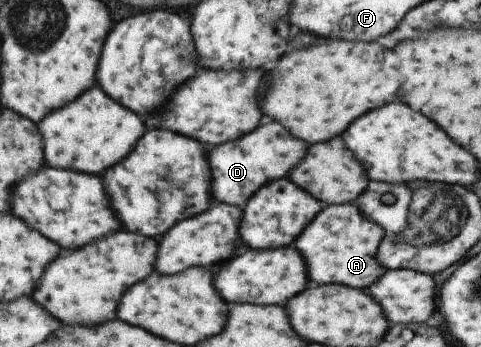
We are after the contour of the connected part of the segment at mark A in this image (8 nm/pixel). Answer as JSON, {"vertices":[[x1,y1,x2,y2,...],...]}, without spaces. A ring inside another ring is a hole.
{"vertices":[[356,203,329,204,298,235,293,246,304,257,314,285,337,284,367,290,387,271,377,259,383,234,383,228,359,212]]}

